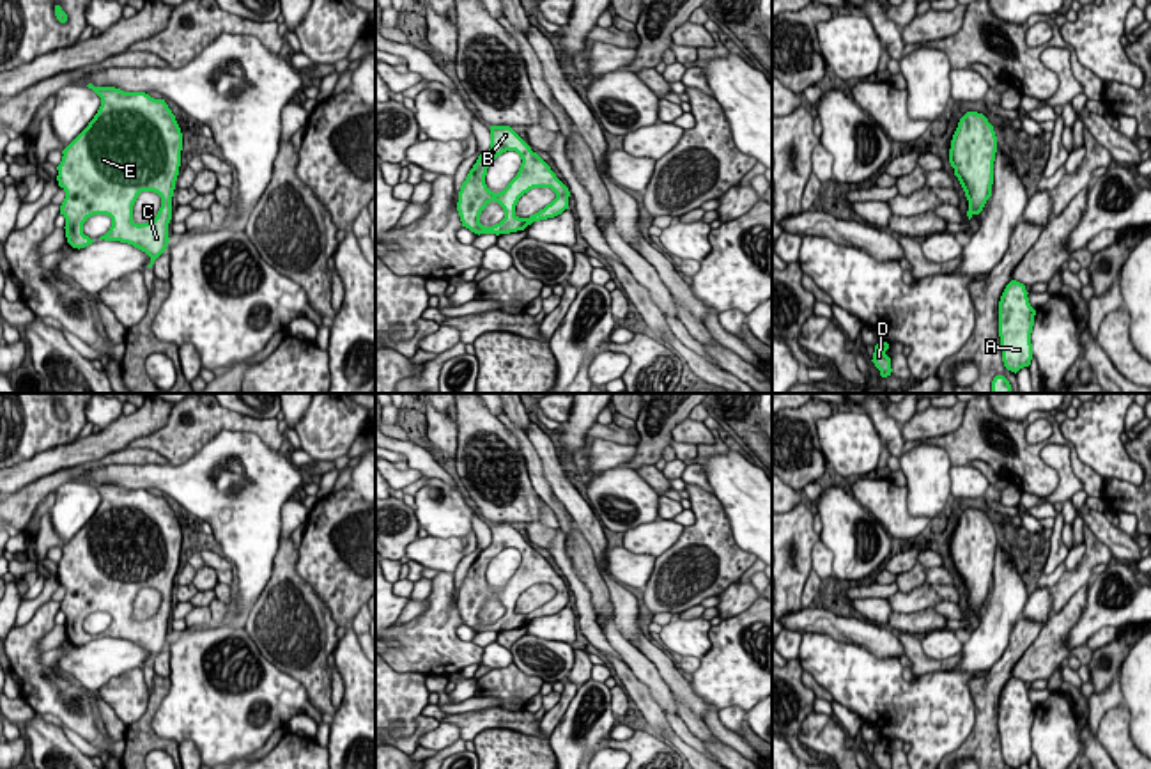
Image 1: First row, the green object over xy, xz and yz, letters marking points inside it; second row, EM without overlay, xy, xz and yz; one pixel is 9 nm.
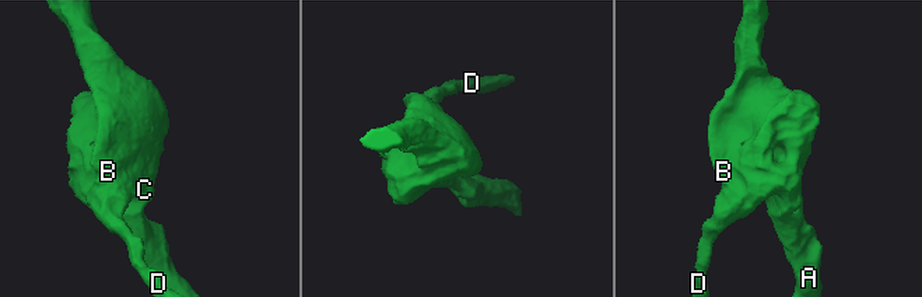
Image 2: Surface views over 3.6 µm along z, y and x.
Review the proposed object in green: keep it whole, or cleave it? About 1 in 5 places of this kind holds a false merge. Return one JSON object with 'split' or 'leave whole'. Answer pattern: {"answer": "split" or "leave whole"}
{"answer": "leave whole"}

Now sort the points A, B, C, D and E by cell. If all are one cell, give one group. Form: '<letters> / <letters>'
A B C D E

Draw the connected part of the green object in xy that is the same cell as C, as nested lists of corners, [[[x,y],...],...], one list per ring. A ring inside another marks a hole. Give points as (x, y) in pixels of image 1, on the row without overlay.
[[[89,480],[87,484],[92,485],[101,494],[101,503],[99,503],[97,510],[94,512],[94,516],[89,519],[89,523],[62,548],[64,553],[62,553],[60,562],[57,563],[57,567],[58,567],[58,572],[57,572],[58,583],[66,588],[66,595],[64,595],[64,599],[60,602],[60,611],[66,615],[66,624],[64,625],[66,625],[67,640],[73,645],[78,645],[78,647],[92,641],[94,636],[90,636],[89,633],[83,631],[83,620],[94,611],[106,611],[106,613],[112,615],[112,624],[99,636],[120,638],[120,640],[133,641],[135,645],[145,649],[151,654],[151,661],[147,664],[152,664],[154,657],[166,647],[168,638],[170,638],[170,634],[168,634],[168,620],[172,617],[172,594],[174,594],[175,578],[177,578],[177,572],[179,572],[181,548],[182,548],[181,524],[179,524],[179,521],[175,517],[175,512],[172,510],[172,507],[165,500],[165,496],[154,496],[145,489],[124,489],[120,485],[115,485],[115,484],[94,484],[92,480]],[[142,588],[158,590],[161,594],[161,604],[159,604],[154,617],[138,622],[138,620],[133,618],[133,602],[135,602],[135,599],[136,599],[136,595],[138,595],[138,592]]]

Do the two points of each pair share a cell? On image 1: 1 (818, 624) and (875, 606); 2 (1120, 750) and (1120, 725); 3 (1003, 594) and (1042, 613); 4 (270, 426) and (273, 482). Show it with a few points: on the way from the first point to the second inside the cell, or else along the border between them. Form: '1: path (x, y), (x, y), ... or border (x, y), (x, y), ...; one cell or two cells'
1: border (863, 617), (879, 626); two cells
2: path (1120, 745), (1120, 730); one cell
3: border (1029, 596), (1020, 615); two cells
4: border (232, 431), (252, 431), (278, 450); two cells

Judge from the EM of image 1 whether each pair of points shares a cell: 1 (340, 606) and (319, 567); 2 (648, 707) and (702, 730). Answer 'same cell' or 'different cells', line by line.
1: same cell
2: same cell

